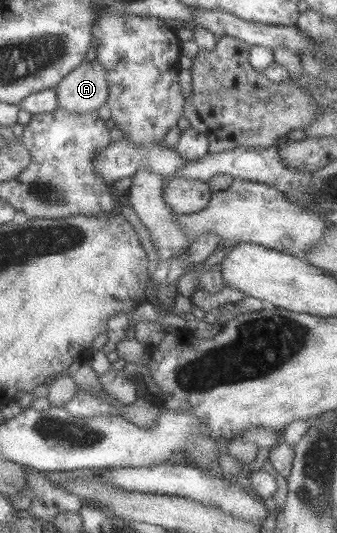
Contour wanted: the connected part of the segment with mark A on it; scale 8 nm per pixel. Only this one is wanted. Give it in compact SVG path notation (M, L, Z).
M96 58L85 60L58 85L59 108L87 114L101 109L111 95L107 70Z

